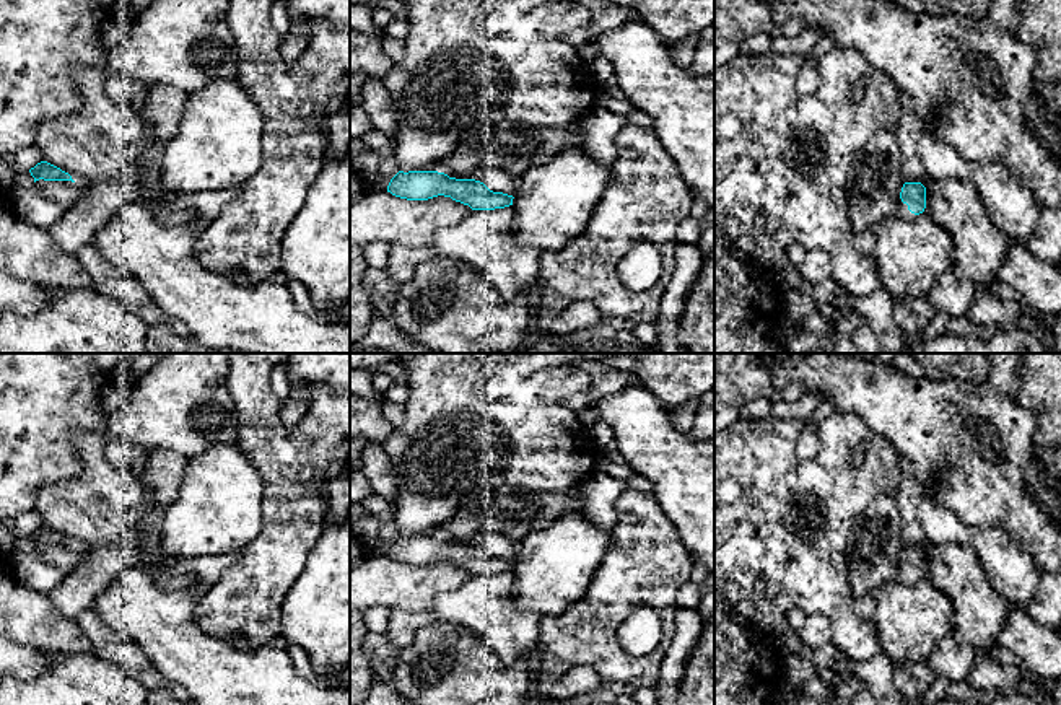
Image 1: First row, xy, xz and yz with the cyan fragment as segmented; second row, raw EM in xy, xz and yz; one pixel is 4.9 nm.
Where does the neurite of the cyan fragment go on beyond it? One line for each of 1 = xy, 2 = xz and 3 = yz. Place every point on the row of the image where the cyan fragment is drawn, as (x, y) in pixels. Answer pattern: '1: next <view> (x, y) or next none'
1: next none
2: next none
3: next yz (903, 210)

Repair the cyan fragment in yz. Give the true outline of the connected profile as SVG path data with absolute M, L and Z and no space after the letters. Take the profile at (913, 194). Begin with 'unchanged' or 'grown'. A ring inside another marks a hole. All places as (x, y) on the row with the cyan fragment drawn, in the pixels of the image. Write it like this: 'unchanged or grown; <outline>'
grown; M905 182L900 192L898 213L915 221L926 208L926 187L921 182Z

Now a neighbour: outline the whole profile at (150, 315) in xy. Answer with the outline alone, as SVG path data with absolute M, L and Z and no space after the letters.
M94 243L81 247L76 257L90 275L93 290L111 296L127 309L137 313L146 326L169 321L169 317L151 301L143 287L132 275L122 274L107 262Z

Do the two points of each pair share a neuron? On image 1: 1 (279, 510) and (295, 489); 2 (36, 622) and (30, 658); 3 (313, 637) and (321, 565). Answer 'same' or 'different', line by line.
1: same
2: different
3: same

